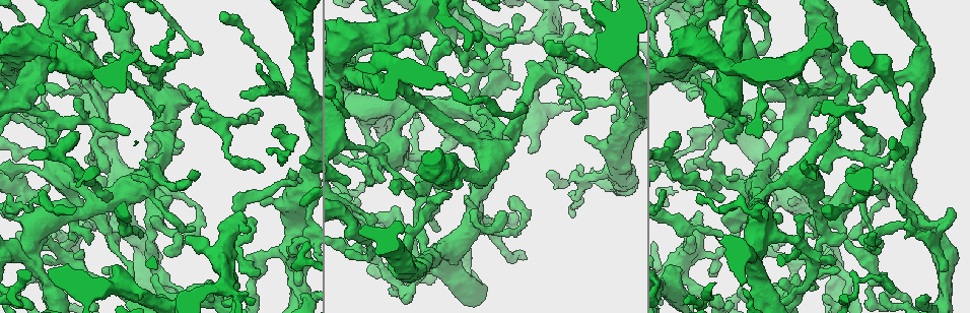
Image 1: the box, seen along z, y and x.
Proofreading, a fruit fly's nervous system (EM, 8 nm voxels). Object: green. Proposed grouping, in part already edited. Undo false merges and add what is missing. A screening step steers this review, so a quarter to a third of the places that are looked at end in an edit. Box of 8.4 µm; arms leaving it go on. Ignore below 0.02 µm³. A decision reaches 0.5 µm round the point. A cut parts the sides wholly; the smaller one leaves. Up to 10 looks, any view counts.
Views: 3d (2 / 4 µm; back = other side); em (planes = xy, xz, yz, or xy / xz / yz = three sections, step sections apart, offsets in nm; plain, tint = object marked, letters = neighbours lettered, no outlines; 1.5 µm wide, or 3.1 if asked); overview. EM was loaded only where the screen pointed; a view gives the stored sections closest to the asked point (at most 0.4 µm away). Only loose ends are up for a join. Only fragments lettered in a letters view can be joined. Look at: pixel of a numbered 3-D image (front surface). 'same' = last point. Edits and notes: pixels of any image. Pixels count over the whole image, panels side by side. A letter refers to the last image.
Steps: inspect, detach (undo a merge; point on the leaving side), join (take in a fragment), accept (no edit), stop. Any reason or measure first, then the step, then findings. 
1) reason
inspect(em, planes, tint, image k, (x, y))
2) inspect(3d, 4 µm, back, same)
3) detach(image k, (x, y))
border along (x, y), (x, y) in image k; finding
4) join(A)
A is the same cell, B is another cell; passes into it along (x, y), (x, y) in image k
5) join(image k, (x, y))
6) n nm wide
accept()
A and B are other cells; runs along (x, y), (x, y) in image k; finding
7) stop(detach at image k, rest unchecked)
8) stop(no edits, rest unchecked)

an open end
inspect(3d, 2 µm, back, image 1, (108, 52))

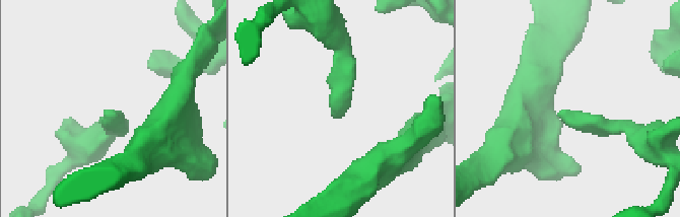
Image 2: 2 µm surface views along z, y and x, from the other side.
inspect(em, planes, letters, image 2, (105, 112))

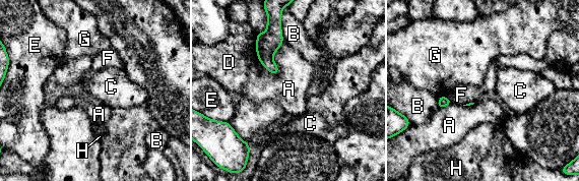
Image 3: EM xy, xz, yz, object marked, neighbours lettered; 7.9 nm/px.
accept()
A, B, C, D, E, F, G and H are other cells; no lettered fragment goes on from it

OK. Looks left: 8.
free end
inspect(3d, 2 µm, image 1, (843, 234))

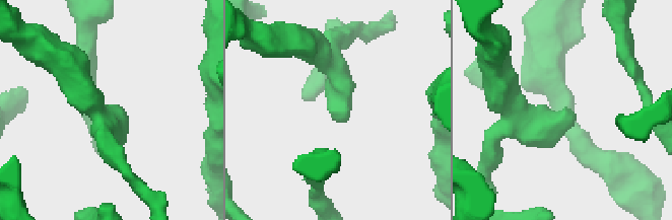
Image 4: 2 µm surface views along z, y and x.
inspect(em, yz, step 8, tint, image 4, (118, 106))

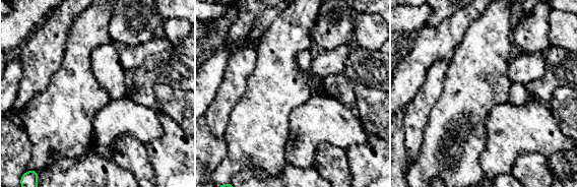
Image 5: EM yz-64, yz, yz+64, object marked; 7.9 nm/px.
cut it another way
inspect(em, planes, letters, same)

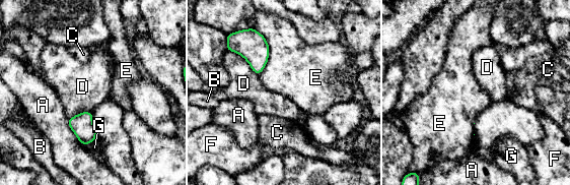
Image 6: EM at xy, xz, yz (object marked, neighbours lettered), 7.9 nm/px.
E touches over 360 nm
accept()
A, B, C, D, E, F and G are other cells; border along (255, 29), (268, 45), (259, 74) in image 6; no lettered fragment goes on from it

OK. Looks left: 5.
an open end
inspect(3d, 2 µm, image 1, (559, 87))

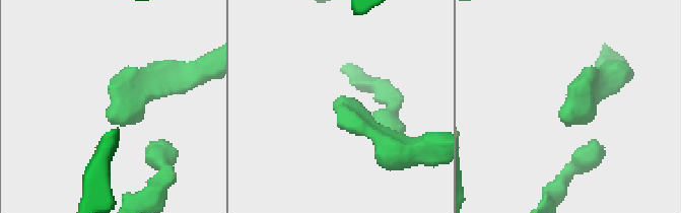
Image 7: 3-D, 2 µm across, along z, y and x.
inspect(em, xy, step 4, letters, image 7, (561, 115))

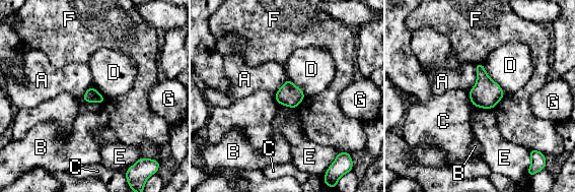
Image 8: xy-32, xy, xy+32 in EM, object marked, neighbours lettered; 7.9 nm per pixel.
accept()
A, B, C, D, E, F and G are other cells; border along (82, 101), (102, 104) in image 8; none of them fits

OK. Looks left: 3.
stop(no edits, rest unchecked)

